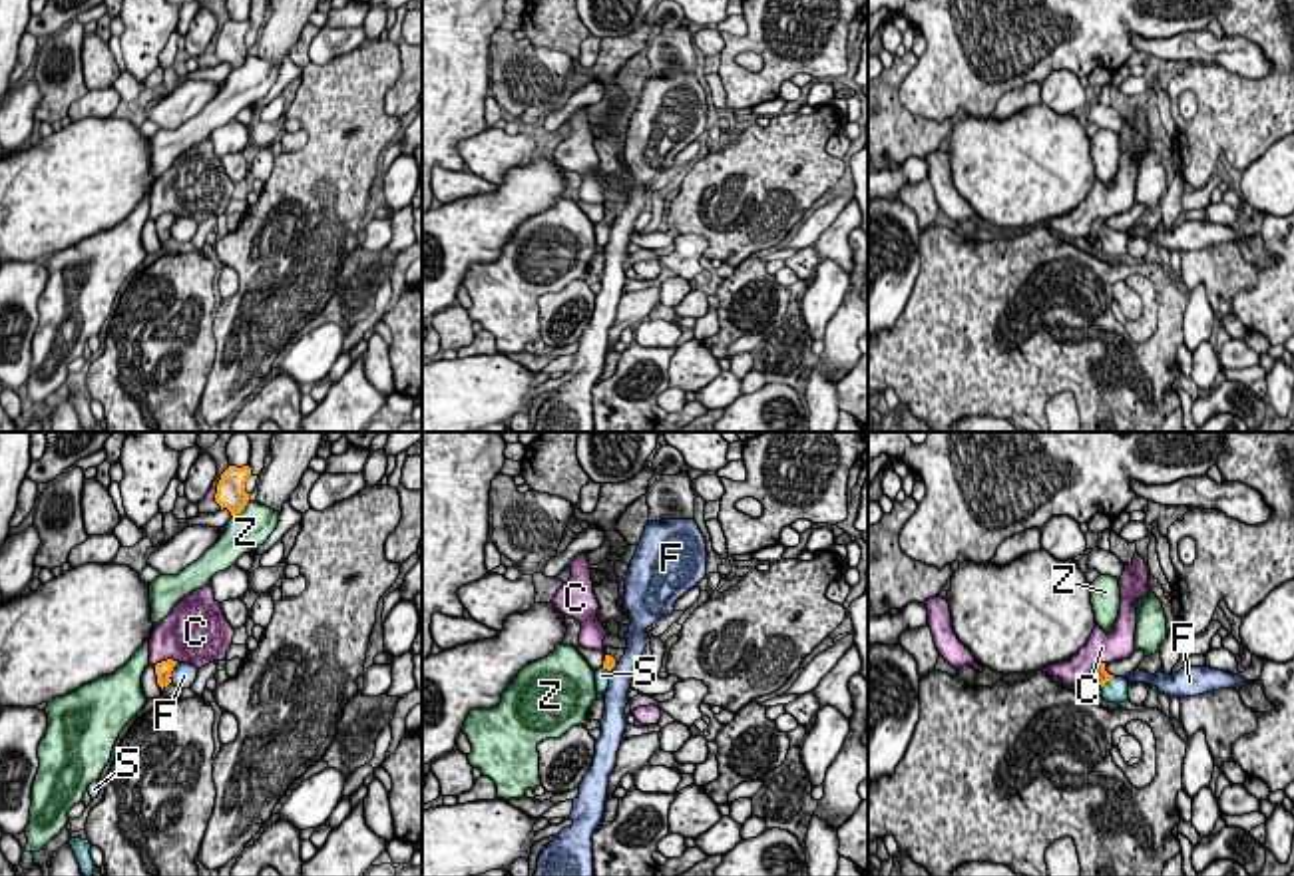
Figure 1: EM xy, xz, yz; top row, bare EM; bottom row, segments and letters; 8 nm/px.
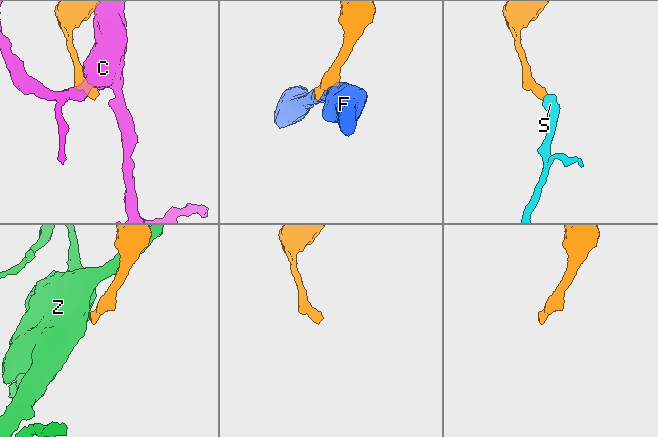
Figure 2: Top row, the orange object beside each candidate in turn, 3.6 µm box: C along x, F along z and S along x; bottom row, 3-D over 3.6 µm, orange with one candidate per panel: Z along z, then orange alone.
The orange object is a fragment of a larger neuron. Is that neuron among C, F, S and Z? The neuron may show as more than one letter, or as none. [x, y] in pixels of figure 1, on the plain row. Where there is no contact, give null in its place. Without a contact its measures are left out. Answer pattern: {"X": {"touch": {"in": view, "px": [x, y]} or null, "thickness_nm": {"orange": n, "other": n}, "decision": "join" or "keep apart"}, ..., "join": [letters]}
{"C": {"touch": {"in": "yz", "px": [1093, 223]}, "thickness_nm": {"orange": 140, "other": 260}, "decision": "keep apart"}, "F": {"touch": {"in": "xy", "px": [170, 227]}, "thickness_nm": {"orange": 130, "other": 200}, "decision": "keep apart"}, "S": {"touch": {"in": "yz", "px": [1107, 233]}, "thickness_nm": {"orange": 140, "other": 190}, "decision": "join"}, "Z": {"touch": {"in": "xy", "px": [241, 64]}, "thickness_nm": {"orange": 240, "other": 320}, "decision": "keep apart"}, "join": ["S"]}

